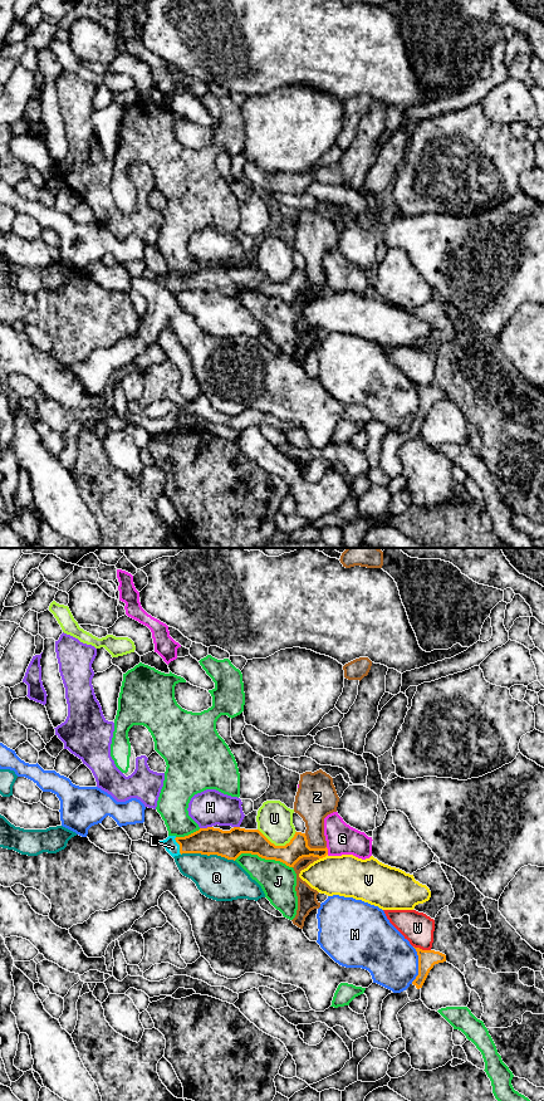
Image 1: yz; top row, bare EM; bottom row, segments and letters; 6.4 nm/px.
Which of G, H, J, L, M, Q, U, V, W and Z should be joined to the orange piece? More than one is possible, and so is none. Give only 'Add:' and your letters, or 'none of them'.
Add: L

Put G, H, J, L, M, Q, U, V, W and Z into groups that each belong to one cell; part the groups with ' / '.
G / H / J / L / M / Q / U / V / W / Z

